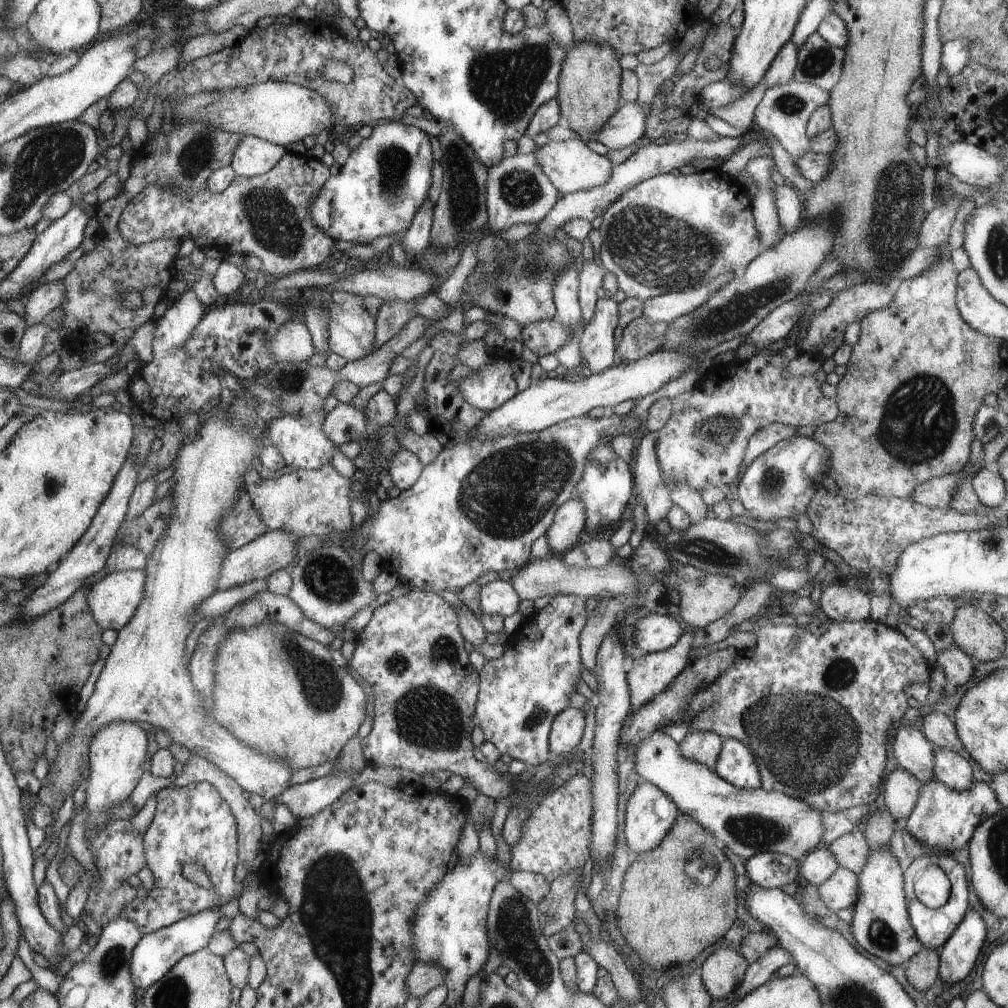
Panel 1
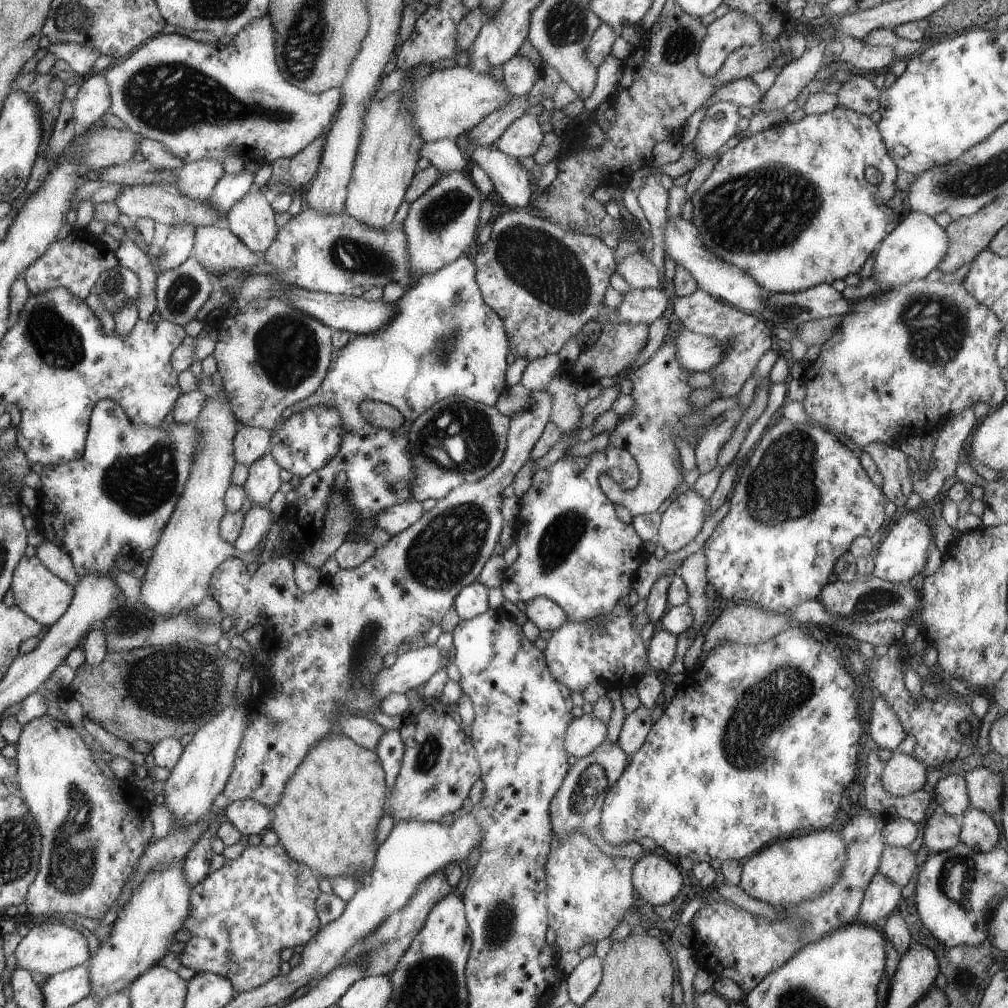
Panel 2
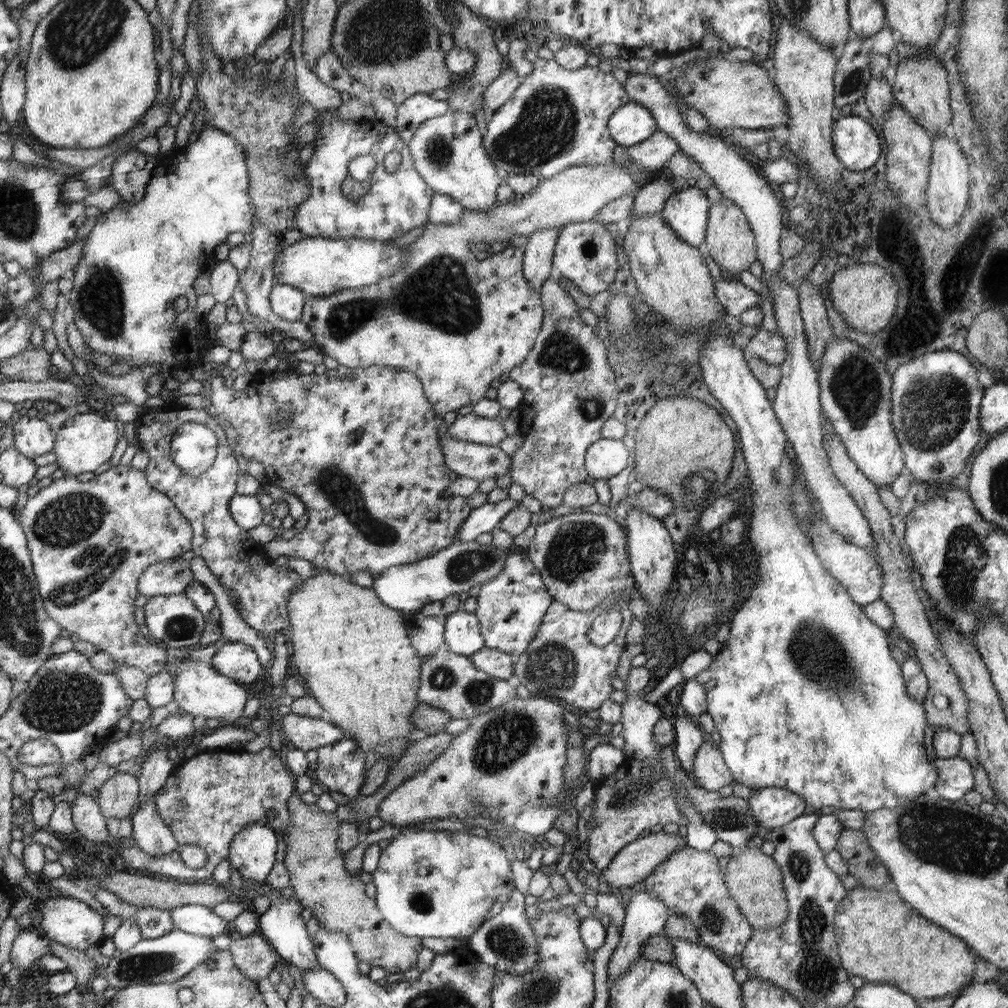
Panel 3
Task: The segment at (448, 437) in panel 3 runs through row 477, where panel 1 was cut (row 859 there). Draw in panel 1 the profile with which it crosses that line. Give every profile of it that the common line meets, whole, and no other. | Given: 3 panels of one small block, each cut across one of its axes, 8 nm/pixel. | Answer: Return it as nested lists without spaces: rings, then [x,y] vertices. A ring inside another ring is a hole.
[[[480,849],[474,858],[456,862],[450,872],[433,888],[426,902],[417,910],[413,932],[417,936],[417,960],[434,962],[446,974],[447,998],[451,1006],[462,1001],[466,982],[478,974],[488,962],[490,939],[486,912],[492,890],[503,880],[509,880],[514,870],[497,857],[488,858]]]

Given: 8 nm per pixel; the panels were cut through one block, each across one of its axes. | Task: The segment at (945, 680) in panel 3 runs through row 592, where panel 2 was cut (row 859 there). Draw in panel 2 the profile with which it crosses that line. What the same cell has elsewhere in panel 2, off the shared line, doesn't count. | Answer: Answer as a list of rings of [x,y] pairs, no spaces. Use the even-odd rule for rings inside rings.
[[[888,843],[884,845],[878,871],[889,876],[891,881],[901,887],[906,886],[912,874],[916,872],[916,868],[918,868],[916,852],[912,852],[905,846],[890,846]]]

